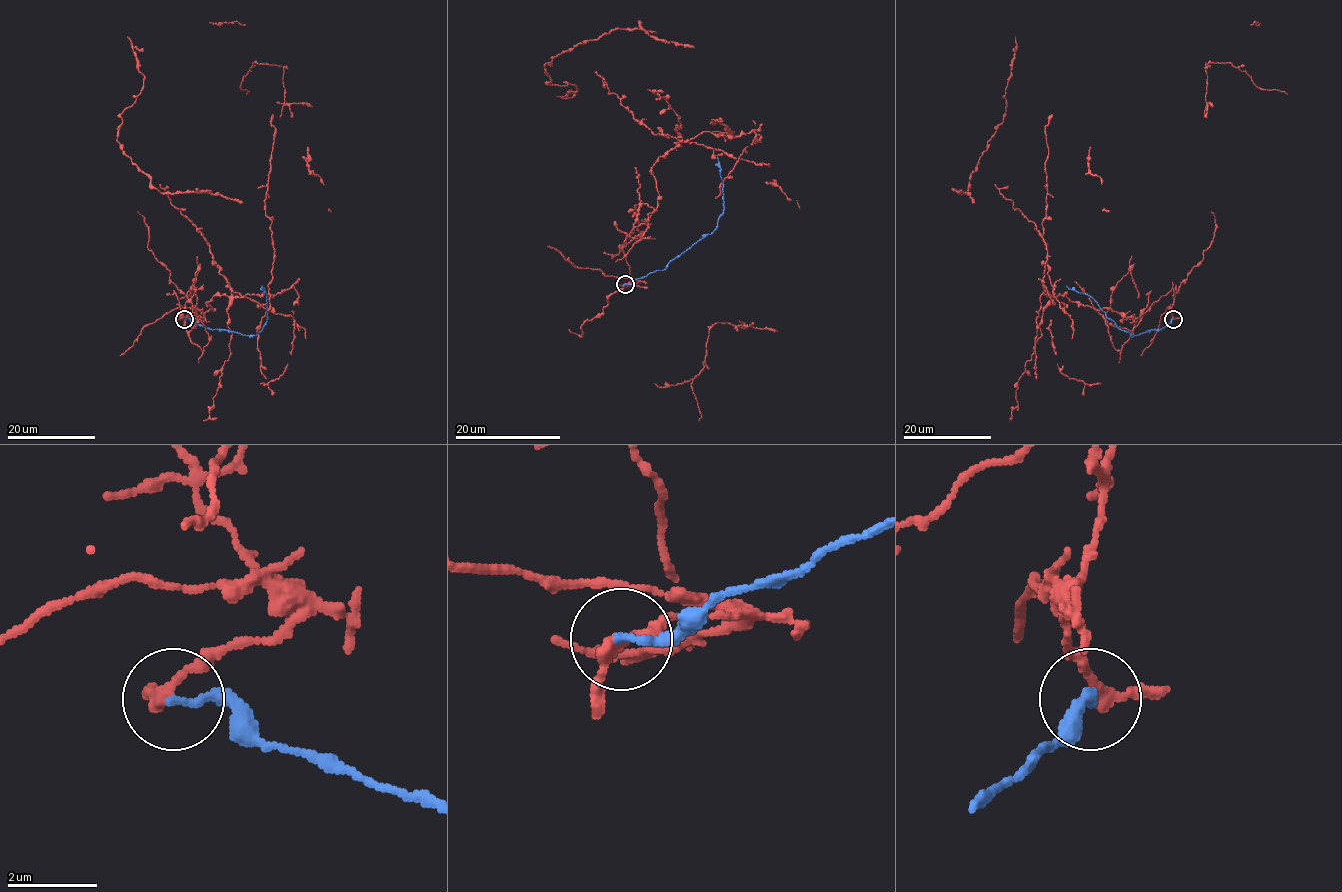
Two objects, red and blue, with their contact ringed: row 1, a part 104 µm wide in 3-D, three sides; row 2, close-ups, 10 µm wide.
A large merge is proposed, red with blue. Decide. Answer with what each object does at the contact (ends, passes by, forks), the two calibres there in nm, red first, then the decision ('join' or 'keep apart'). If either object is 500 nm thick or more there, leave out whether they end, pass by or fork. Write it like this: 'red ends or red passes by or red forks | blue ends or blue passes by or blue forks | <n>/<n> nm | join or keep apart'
red passes by | blue ends | 240/200 nm | keep apart

